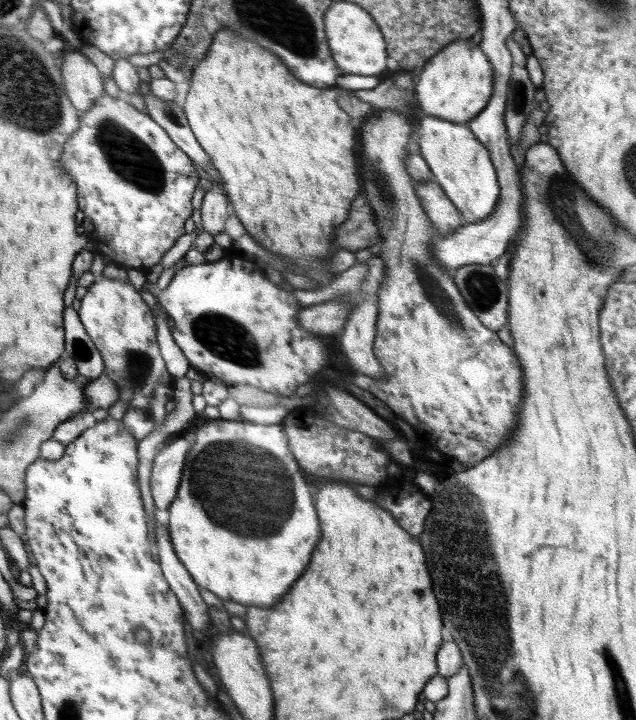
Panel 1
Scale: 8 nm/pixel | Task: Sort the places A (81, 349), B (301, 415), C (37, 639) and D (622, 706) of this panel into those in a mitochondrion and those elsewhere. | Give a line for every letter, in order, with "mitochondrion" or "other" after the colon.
A: mitochondrion
B: other
C: other
D: mitochondrion

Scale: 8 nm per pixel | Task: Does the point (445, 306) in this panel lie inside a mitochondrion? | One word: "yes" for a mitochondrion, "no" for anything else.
yes

